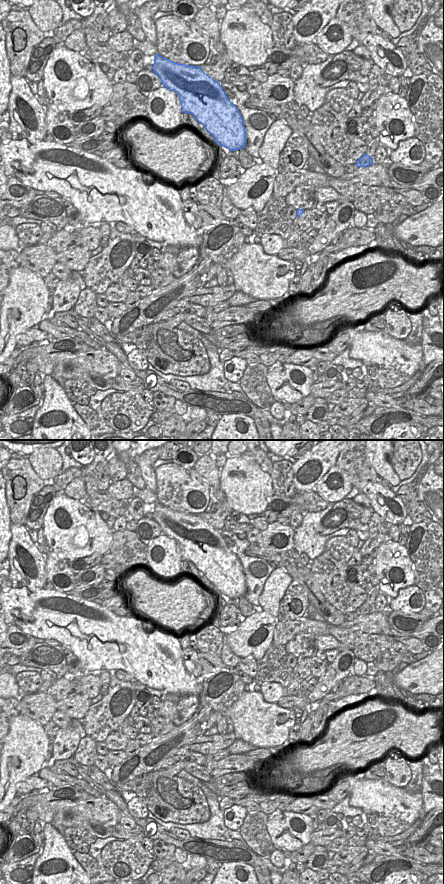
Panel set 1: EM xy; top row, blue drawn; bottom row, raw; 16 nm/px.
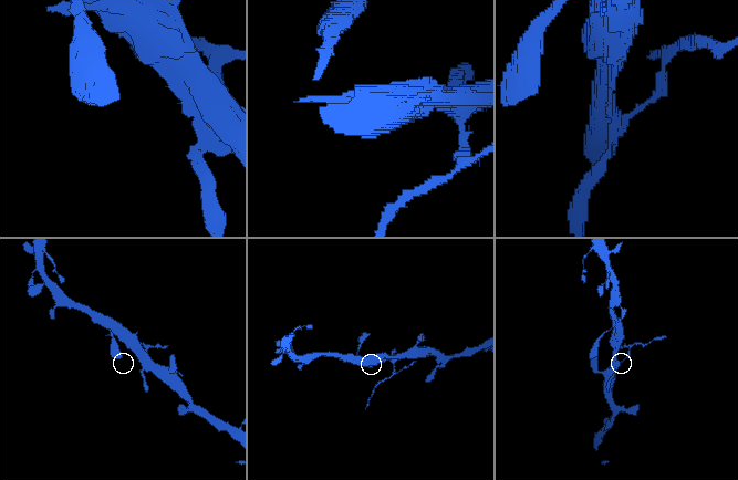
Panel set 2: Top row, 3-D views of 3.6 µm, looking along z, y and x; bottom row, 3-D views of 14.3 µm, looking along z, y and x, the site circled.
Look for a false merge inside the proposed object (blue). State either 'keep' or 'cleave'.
cleave

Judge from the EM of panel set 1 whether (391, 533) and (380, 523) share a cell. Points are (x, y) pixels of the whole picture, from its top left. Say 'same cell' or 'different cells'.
same cell

